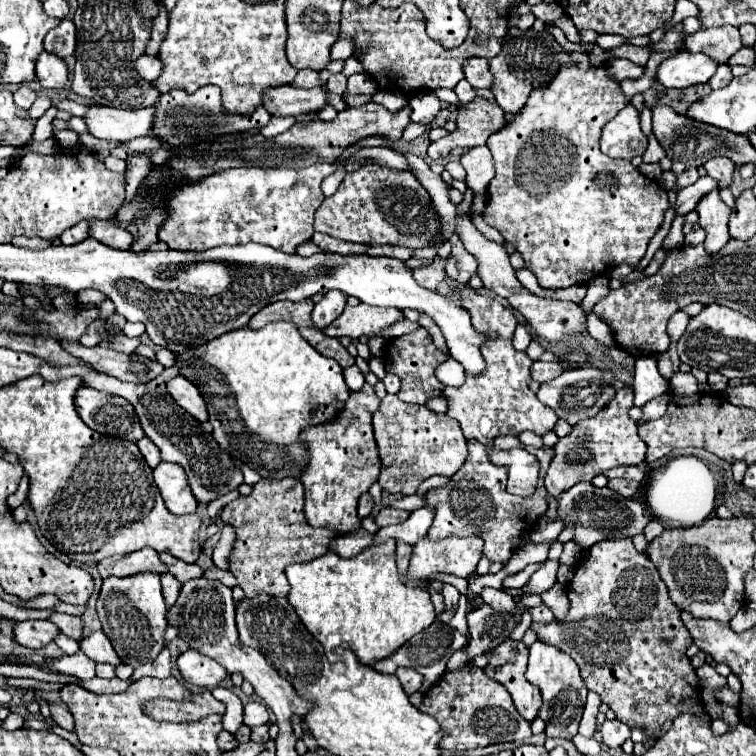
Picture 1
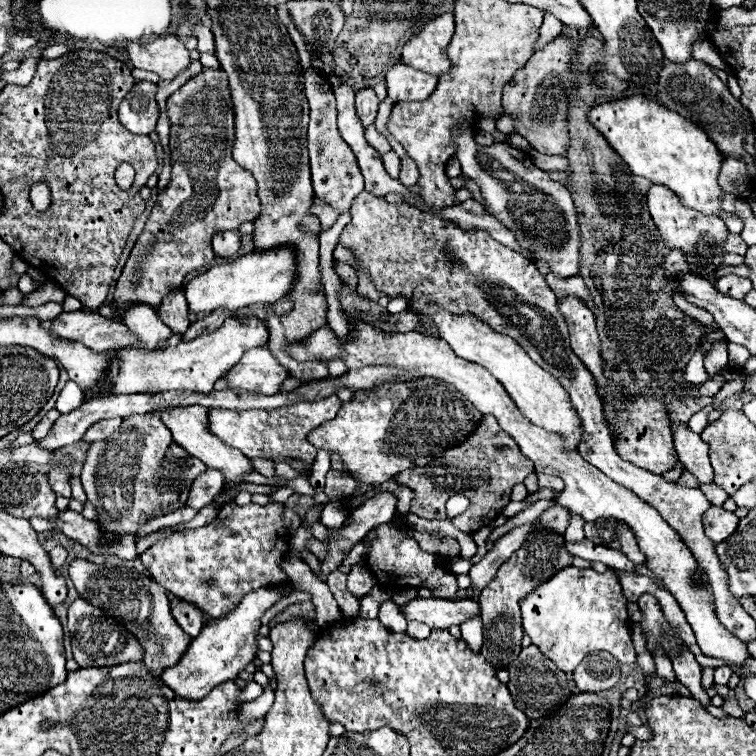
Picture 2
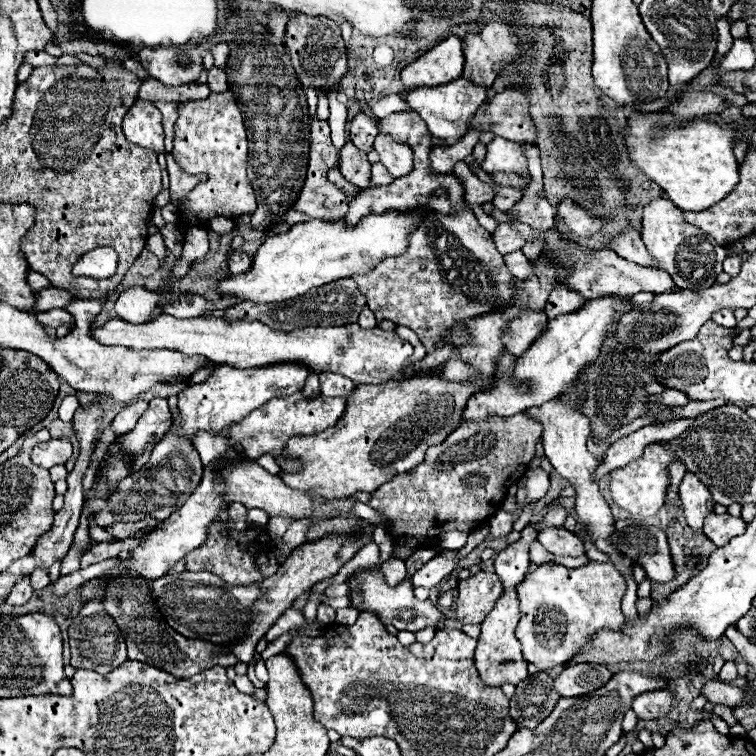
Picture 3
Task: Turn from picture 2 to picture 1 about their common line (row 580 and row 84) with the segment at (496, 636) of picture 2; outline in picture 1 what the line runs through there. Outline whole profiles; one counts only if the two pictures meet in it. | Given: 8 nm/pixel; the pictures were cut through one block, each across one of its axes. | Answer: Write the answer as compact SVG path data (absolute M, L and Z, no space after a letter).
M526 30L516 38L510 38L498 56L494 56L488 66L490 72L494 76L494 82L490 86L496 102L500 104L500 108L508 114L516 114L520 112L520 108L526 104L530 92L534 88L540 88L544 84L548 84L554 76L554 72L566 64L570 60L570 54L566 50L562 50L562 46L554 40L554 36L548 30L536 32L536 30Z

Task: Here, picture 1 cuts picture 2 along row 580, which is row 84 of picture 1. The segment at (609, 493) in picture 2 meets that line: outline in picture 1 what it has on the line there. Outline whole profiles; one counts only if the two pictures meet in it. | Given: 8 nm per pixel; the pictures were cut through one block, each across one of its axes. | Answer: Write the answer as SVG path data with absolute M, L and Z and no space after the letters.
M688 50L666 58L658 68L658 82L666 88L686 88L694 84L704 84L716 72L718 62L710 60L706 54L692 54Z

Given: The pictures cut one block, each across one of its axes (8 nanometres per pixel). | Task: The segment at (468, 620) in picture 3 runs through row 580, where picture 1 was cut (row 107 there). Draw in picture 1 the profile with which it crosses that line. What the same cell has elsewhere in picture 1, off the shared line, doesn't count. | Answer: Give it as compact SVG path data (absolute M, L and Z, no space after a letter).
M474 98L458 108L456 130L448 136L436 140L428 148L428 156L448 156L454 148L470 149L486 144L488 136L498 132L506 122L504 110L498 102L488 102L484 98Z

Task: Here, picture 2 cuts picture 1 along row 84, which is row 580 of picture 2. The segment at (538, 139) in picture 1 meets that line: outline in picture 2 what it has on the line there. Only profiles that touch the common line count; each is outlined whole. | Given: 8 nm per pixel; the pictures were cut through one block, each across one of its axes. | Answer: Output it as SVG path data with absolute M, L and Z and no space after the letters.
M562 568L550 580L530 592L522 608L522 628L532 644L550 658L562 672L572 672L586 654L596 650L610 652L618 662L634 664L636 652L630 638L626 596L614 572L594 572L584 568Z

